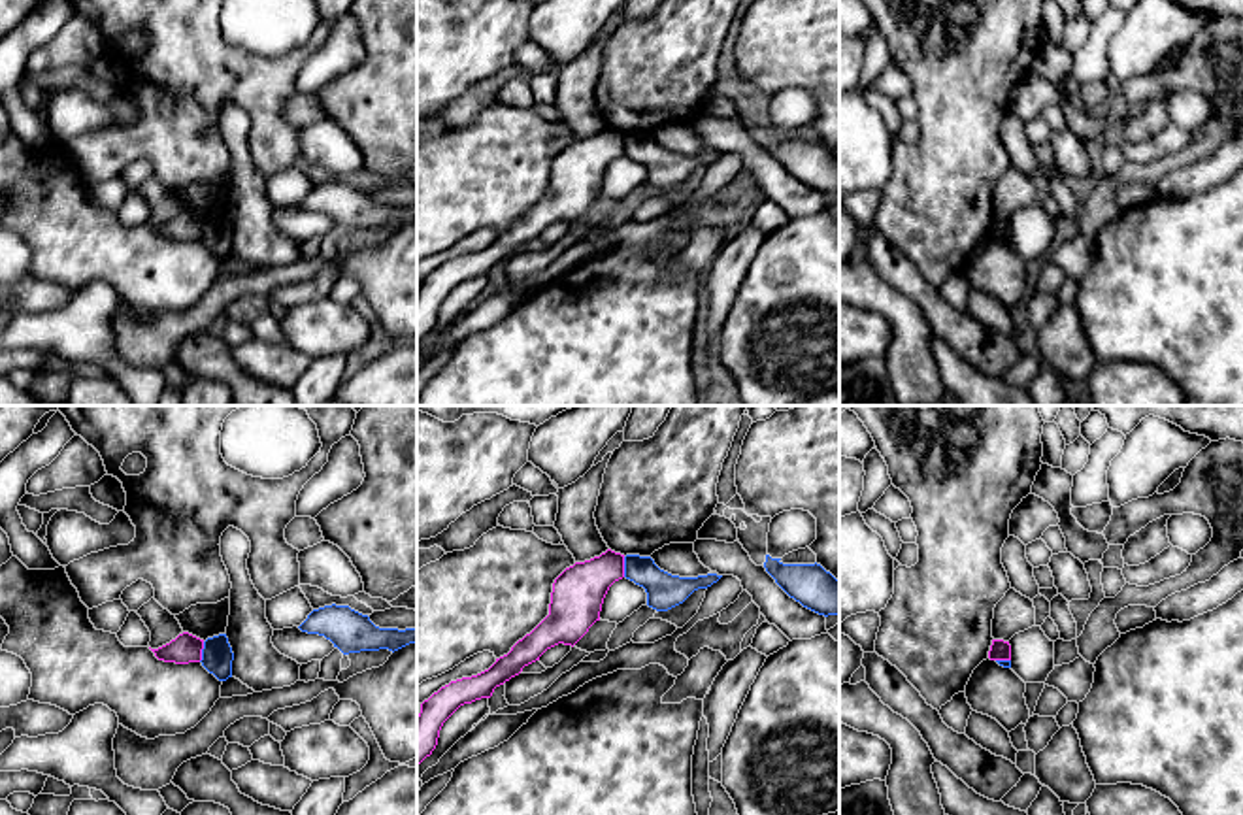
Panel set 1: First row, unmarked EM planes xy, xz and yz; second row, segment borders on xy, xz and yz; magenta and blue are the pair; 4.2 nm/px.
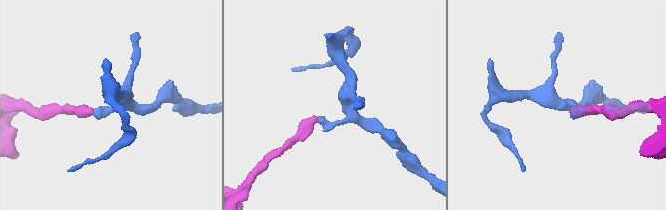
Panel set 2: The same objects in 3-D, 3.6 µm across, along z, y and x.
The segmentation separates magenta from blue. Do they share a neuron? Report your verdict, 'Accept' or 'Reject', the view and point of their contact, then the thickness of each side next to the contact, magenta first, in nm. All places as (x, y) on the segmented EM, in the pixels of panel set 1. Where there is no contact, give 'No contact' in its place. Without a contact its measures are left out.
Reject. Touches magenta at xy (200, 651). Thickness 120 nm (magenta) against 130 nm

